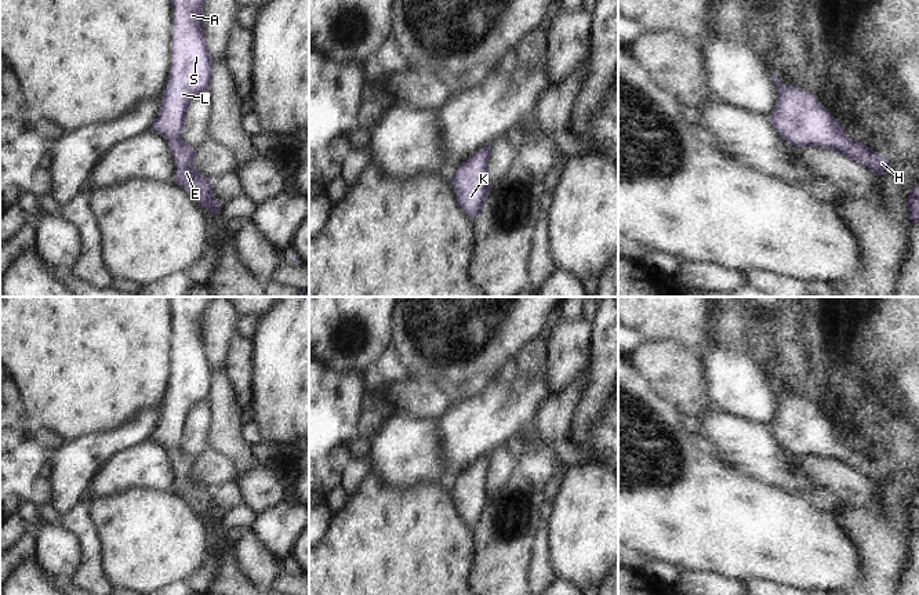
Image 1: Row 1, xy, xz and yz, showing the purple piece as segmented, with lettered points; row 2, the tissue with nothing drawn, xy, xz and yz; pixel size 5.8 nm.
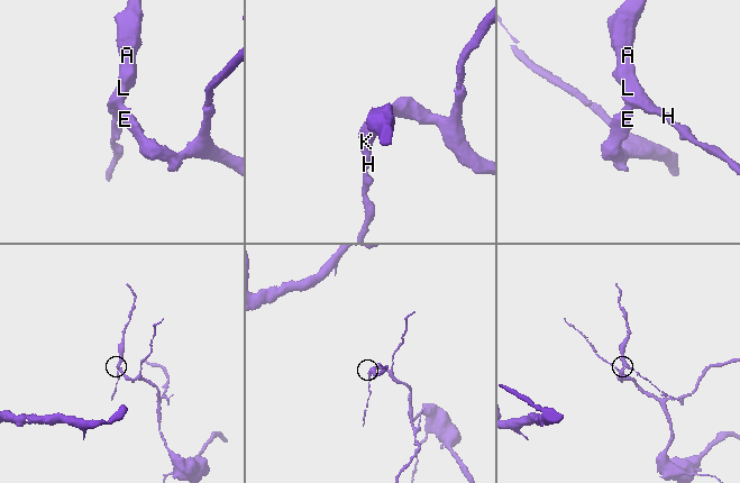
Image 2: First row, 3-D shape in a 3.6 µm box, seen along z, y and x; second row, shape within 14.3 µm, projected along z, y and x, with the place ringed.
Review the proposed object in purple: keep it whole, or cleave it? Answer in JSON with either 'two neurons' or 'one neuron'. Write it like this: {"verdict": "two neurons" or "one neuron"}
{"verdict": "one neuron"}

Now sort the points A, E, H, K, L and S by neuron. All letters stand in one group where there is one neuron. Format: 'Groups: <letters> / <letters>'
Groups: A E H K L S.

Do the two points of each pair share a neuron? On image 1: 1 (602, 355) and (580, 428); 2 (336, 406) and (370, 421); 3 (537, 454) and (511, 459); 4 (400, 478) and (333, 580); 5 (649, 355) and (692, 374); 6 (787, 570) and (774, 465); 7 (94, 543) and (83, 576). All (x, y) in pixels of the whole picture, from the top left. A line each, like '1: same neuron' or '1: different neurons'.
1: same neuron
2: different neurons
3: different neurons
4: different neurons
5: same neuron
6: different neurons
7: same neuron

